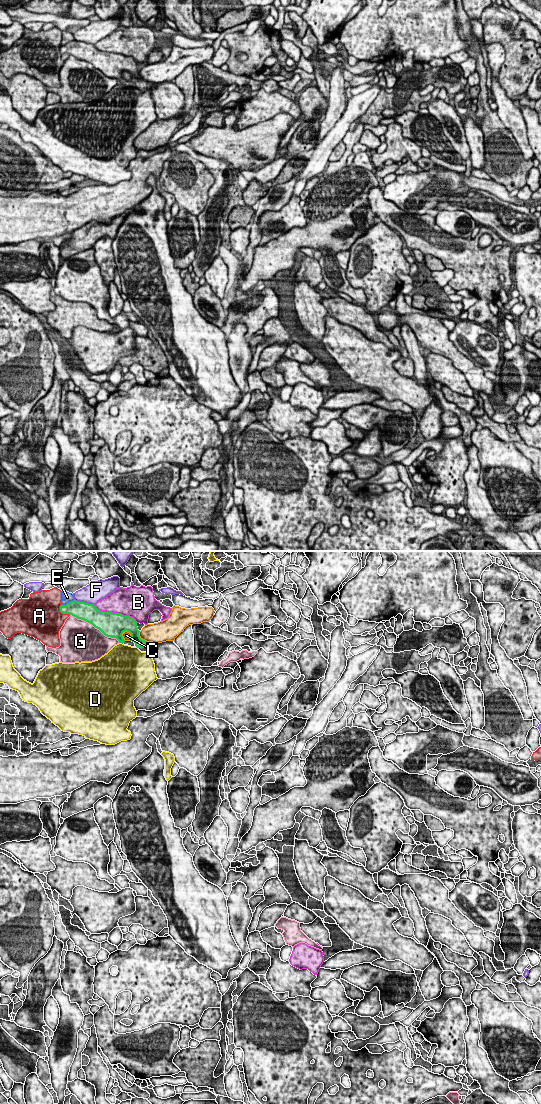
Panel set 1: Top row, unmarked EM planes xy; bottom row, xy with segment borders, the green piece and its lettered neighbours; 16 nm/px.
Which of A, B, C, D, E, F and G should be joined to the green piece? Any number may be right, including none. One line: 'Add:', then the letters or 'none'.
Add: none

